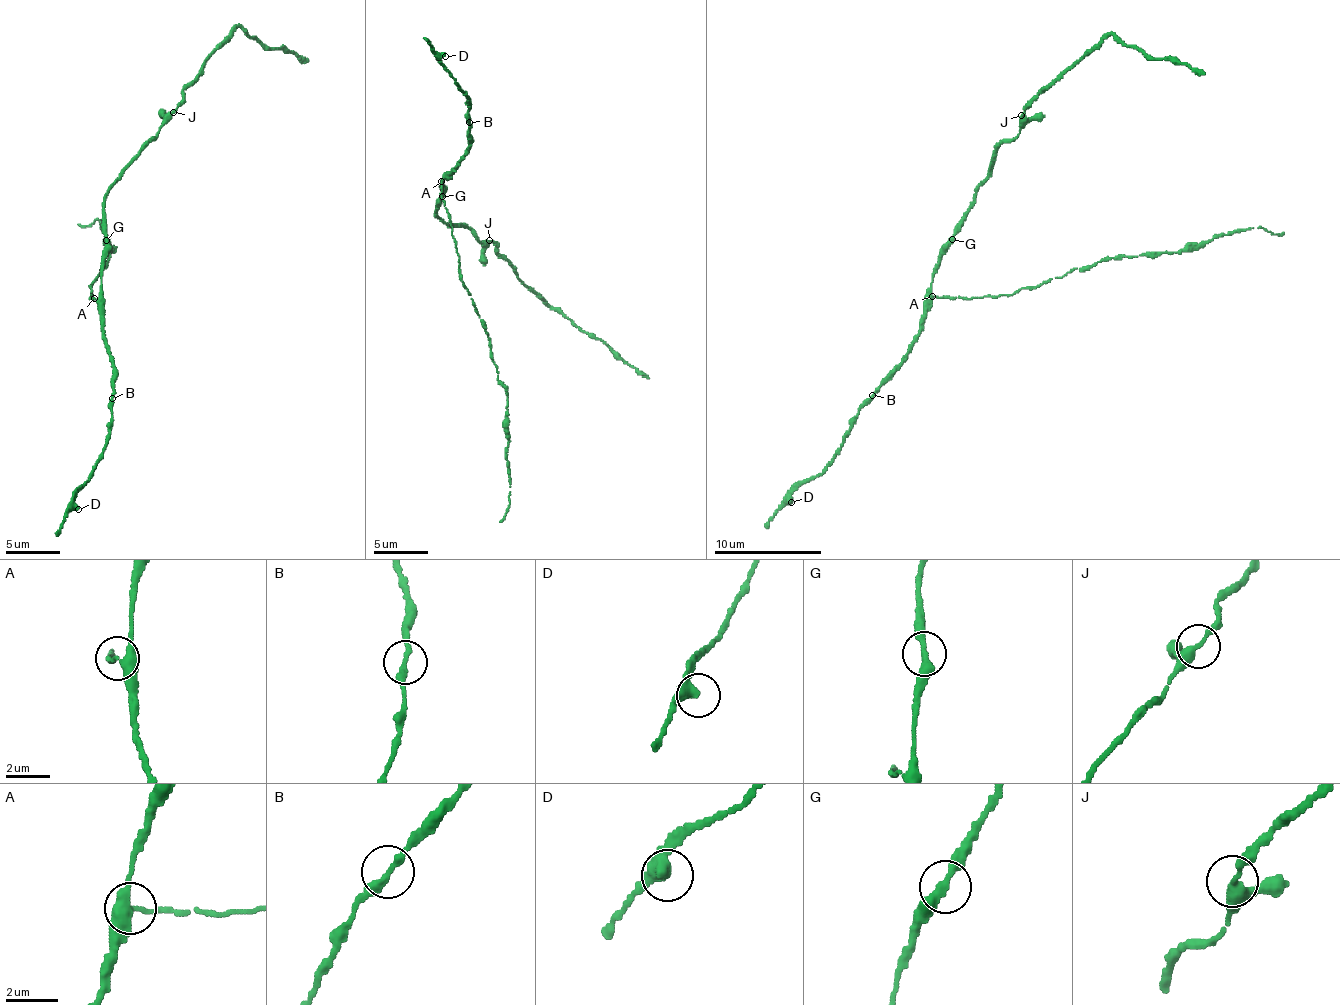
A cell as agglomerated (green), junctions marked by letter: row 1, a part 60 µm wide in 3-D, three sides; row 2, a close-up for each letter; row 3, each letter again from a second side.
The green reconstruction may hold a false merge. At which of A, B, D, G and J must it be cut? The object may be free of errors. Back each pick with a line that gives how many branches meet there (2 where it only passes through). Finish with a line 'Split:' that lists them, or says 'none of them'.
Split: none of them

